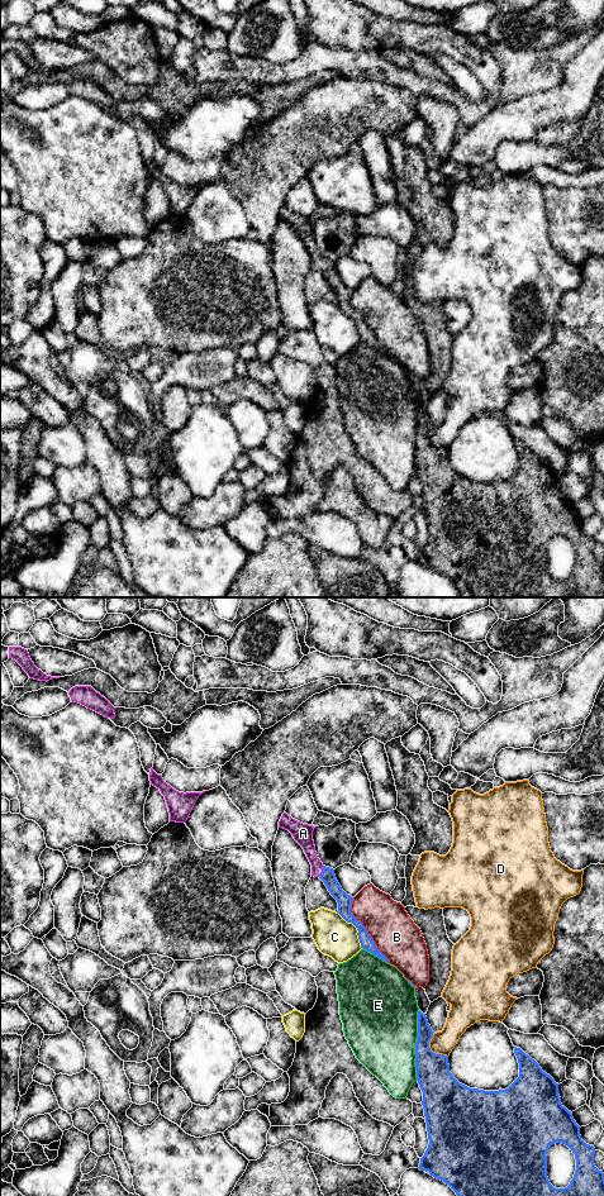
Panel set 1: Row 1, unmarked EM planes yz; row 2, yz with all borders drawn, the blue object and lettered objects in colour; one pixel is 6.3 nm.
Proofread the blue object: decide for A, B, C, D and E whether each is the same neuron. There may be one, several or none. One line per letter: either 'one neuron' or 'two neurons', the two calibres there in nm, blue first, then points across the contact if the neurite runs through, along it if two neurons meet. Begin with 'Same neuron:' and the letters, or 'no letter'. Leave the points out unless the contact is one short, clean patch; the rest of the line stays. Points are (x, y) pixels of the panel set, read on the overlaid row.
Same neuron: A
A: one neuron; 90 nm thick on the blue side, 100 nm on the other; runs through yz (345, 901), (322, 872), (317, 867), (304, 838)
B: two neurons; 90 nm thick on the blue side, 280 nm on the other
C: two neurons; 90 nm thick on the blue side, 240 nm on the other
D: two neurons; 220 nm thick on the blue side, 150 nm on the other
E: two neurons; 220 nm thick on the blue side, 460 nm on the other

